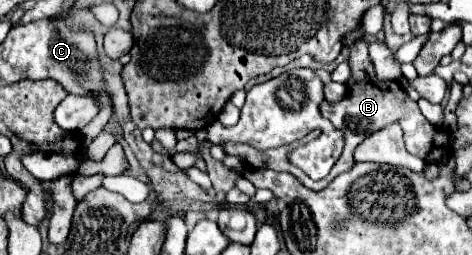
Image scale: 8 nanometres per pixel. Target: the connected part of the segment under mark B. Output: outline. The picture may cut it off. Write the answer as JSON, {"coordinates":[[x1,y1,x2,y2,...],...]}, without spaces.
{"coordinates":[[364,37,356,39,350,47,350,79,346,81,346,87,348,87,348,95,336,103,328,103,324,99,324,103,320,105,320,111,324,115,324,119,328,119,336,129,344,131,346,135,346,145,344,145,344,151,340,155,340,159,336,161,334,169,330,171,328,177,324,177,322,181,312,181,308,175,304,175,298,167,290,165,286,155,288,151,292,151,294,147,300,145,300,141,296,143,290,143,290,145,284,145,284,147,278,147,278,149,266,149,266,151,256,151,256,155,262,159,264,167,272,169,272,171,286,171,290,175,294,175,304,187,312,189,312,191,320,191,324,189,336,175,348,171,352,165,354,165,354,159,352,159,352,153,354,153,354,147,362,143,362,139,366,139,366,135,378,131,380,127,386,127,386,125,392,125,392,123,400,123,402,129,404,129,404,137,406,137,406,149,408,153,424,159,426,163,440,163,448,151,450,151,450,133,444,131,444,129,438,129,434,127,432,123,426,121,426,117,420,113,418,105,406,95,406,91,402,89,402,85,398,81,380,81,376,79,376,73,374,73,374,67,372,67,372,61,368,57,368,43,364,41]]}

